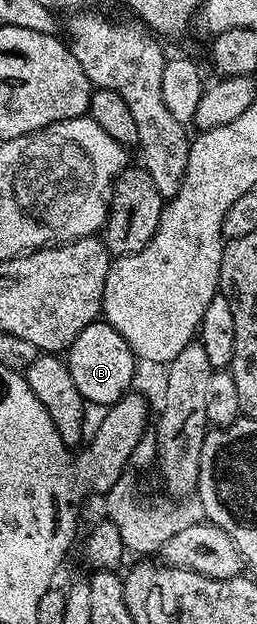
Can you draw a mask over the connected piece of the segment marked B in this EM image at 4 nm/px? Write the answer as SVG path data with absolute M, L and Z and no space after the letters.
M105 321L90 323L75 338L65 352L65 362L69 373L73 377L73 385L77 385L77 393L81 393L81 397L88 404L96 403L100 409L110 407L112 403L117 402L118 399L122 399L124 395L132 390L136 360L137 356L131 351L130 345Z

